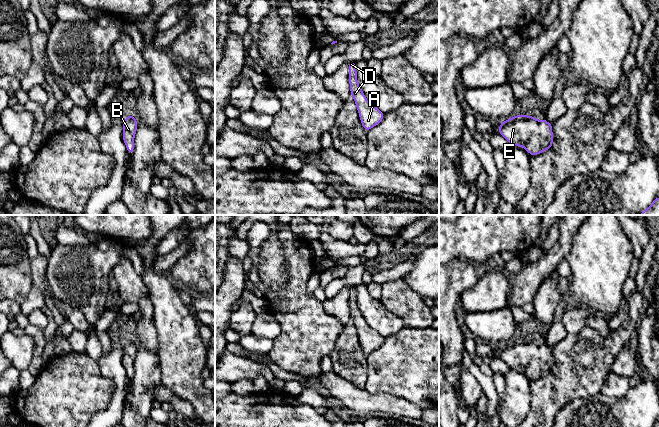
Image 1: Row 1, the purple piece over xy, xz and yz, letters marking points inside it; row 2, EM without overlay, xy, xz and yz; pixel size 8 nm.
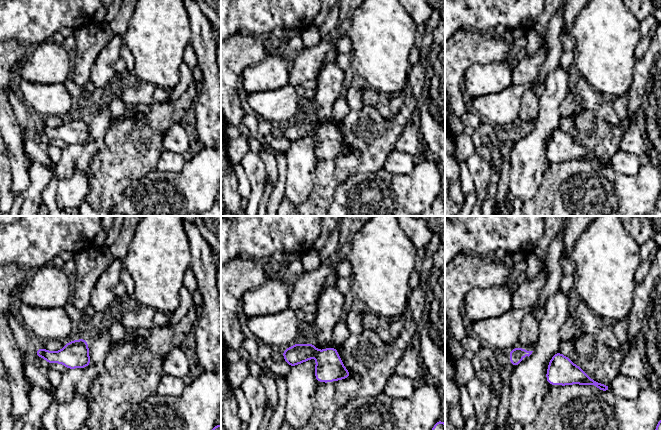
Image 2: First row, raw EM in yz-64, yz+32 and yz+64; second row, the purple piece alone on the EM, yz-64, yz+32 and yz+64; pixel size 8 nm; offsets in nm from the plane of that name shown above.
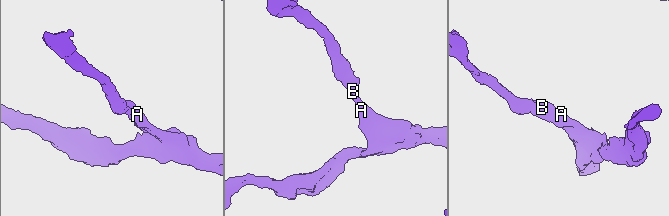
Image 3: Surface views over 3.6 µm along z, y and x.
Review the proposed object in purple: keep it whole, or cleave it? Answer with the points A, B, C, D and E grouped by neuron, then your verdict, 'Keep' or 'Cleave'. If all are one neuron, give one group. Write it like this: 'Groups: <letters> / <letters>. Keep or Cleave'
Groups: A B C D E. Keep

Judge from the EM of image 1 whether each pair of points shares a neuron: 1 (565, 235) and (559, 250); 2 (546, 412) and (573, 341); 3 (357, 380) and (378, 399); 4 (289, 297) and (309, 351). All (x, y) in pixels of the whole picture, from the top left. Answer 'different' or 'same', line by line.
1: same
2: same
3: different
4: same

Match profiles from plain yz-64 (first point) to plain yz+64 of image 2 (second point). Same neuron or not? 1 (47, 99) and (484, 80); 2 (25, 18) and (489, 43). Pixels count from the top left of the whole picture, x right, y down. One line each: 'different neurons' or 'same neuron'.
1: different neurons
2: different neurons

